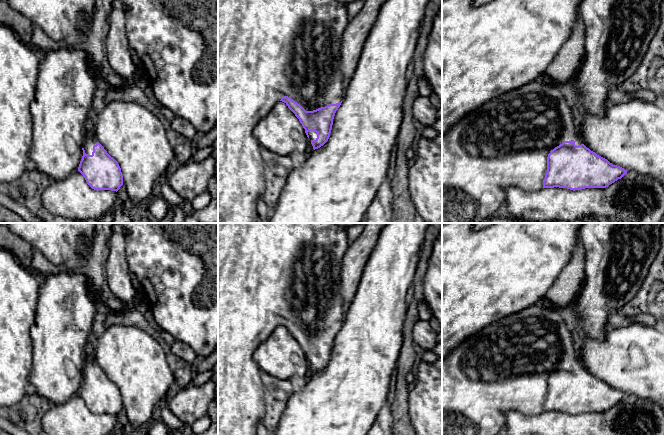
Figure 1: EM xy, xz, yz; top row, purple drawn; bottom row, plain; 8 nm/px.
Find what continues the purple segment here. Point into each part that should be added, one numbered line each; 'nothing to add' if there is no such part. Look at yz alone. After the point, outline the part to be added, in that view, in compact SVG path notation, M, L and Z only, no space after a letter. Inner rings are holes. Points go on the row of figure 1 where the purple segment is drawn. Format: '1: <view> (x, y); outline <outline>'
1: yz (505, 143); outline M543 76L538 77L537 79L523 85L522 87L508 91L500 96L498 96L496 99L490 100L486 102L482 107L468 113L466 116L464 116L456 125L454 125L443 137L442 137L442 223L483 223L486 219L493 216L496 211L499 209L499 207L506 202L506 195L505 190L508 187L514 187L514 188L521 188L526 191L536 191L541 188L543 188L543 180L545 178L545 174L547 172L547 157L551 150L553 150L555 147L562 144L564 141L575 141L575 145L581 145L583 144L580 140L580 137L577 132L577 127L575 124L575 118L573 115L573 108L569 106L566 98L563 96L563 94L560 91L560 86L553 82L552 80L545 80Z

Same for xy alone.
1: xy (89, 141); outline M85 129L83 148L84 148L86 154L92 155L93 146L96 145L97 142L98 141L97 141L95 135L93 135L93 136L88 135L86 133L86 129Z

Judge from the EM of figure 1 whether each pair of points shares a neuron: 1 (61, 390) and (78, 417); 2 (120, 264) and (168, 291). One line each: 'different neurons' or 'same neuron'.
1: different neurons
2: different neurons

